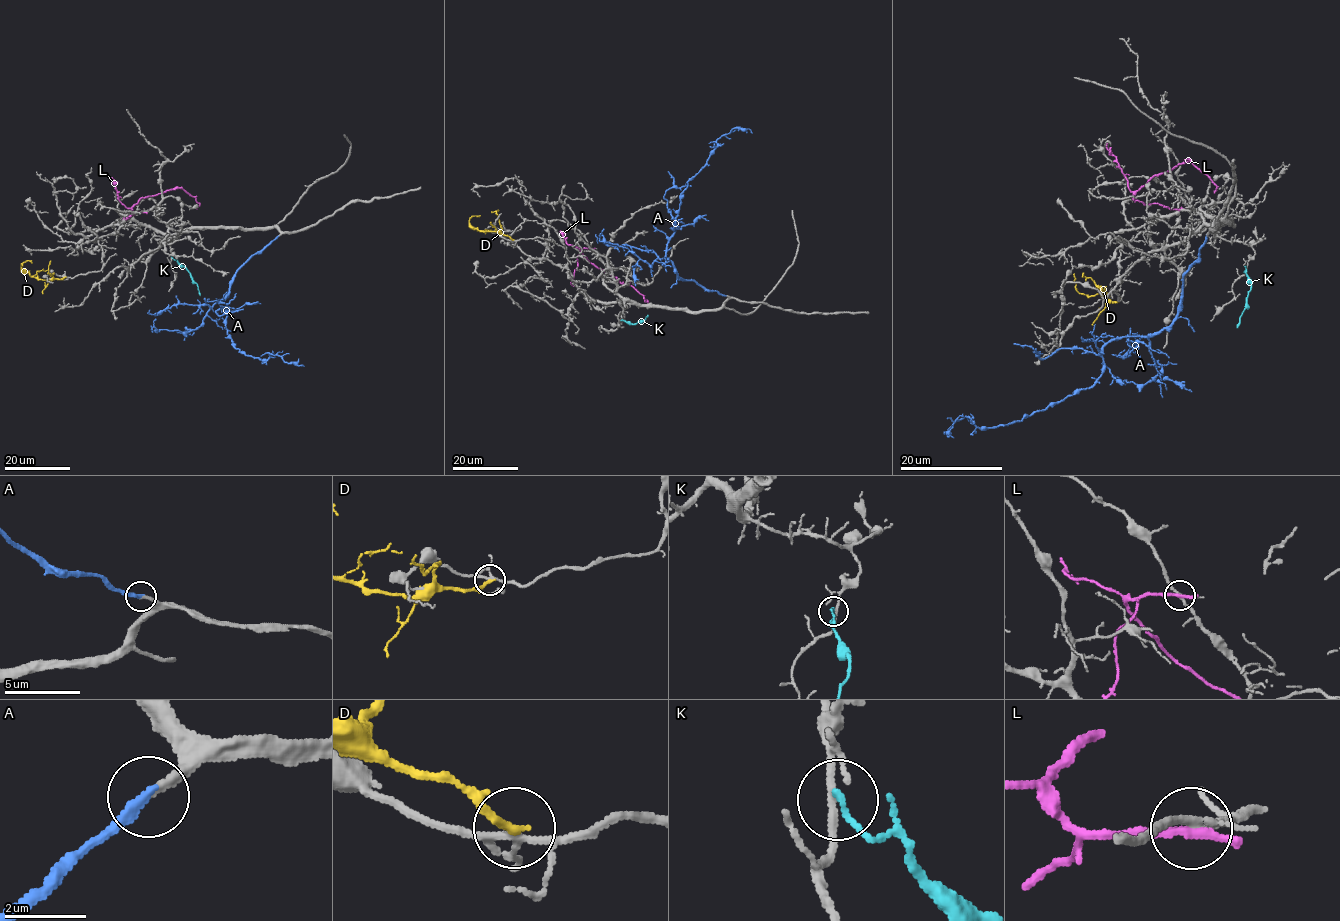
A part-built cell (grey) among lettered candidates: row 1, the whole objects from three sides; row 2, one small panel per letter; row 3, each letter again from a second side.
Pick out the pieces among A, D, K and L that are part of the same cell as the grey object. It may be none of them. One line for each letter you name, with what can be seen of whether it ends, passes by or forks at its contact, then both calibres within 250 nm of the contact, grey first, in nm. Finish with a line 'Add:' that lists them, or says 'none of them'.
A: It ends there. Thickness 200 nm (grey) against 280 nm
Add: A

